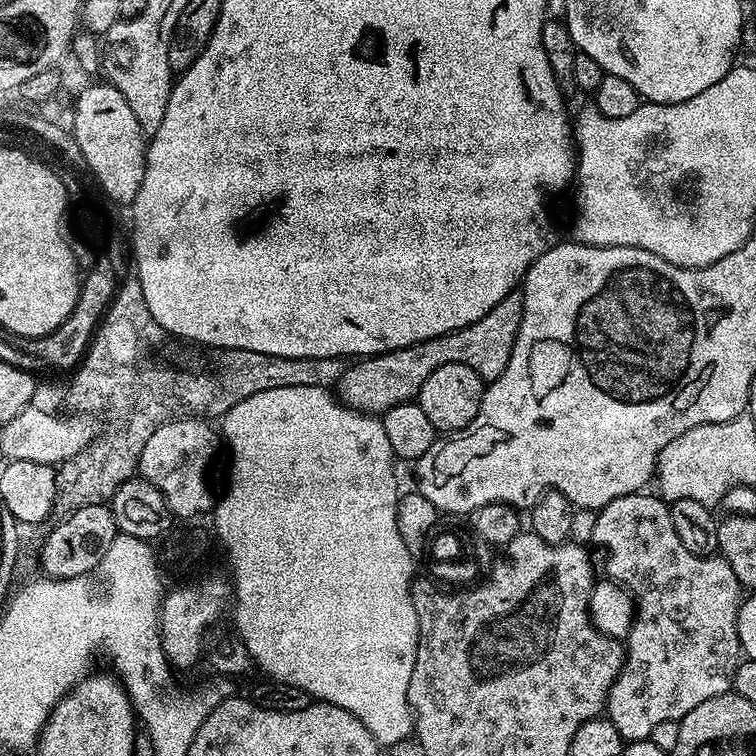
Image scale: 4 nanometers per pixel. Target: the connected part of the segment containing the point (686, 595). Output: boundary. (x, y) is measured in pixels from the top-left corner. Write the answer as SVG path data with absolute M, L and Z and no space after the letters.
M641 490L614 498L614 502L610 502L595 513L592 522L591 543L597 544L604 551L604 568L608 571L605 572L607 579L615 580L623 588L627 588L632 593L632 599L636 605L636 617L632 619L632 629L629 630L626 637L624 665L620 668L618 678L610 686L606 705L608 720L614 722L614 726L618 726L618 734L625 742L647 740L651 737L654 726L658 726L661 722L679 721L686 714L690 714L690 710L694 710L694 706L702 706L702 702L710 702L710 698L718 698L723 692L732 691L732 679L736 673L736 667L742 659L742 649L738 638L738 610L742 603L742 586L738 582L734 570L730 570L730 562L726 562L724 557L719 554L699 556L686 550L682 546L674 522L671 520L669 505L659 495L647 496L646 493L647 491Z

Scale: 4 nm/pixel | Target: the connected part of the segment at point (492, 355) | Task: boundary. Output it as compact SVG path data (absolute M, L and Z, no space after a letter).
M519 291L506 294L486 318L478 318L478 322L470 322L470 326L438 338L426 338L426 342L414 342L414 346L402 346L398 350L380 352L377 356L366 356L349 363L340 383L335 385L335 395L357 412L383 414L394 406L415 401L422 390L422 382L426 382L438 366L470 366L470 370L485 382L497 380L502 370L506 370L510 354L514 354L514 342L522 326L523 313L523 295Z

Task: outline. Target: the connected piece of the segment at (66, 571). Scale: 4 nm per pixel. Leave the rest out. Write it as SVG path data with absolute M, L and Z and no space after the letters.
M107 503L87 504L81 508L74 508L65 516L68 517L61 524L56 524L49 530L48 537L40 548L43 575L54 580L95 573L102 562L102 554L110 550L110 542L114 542L118 534L111 507Z

